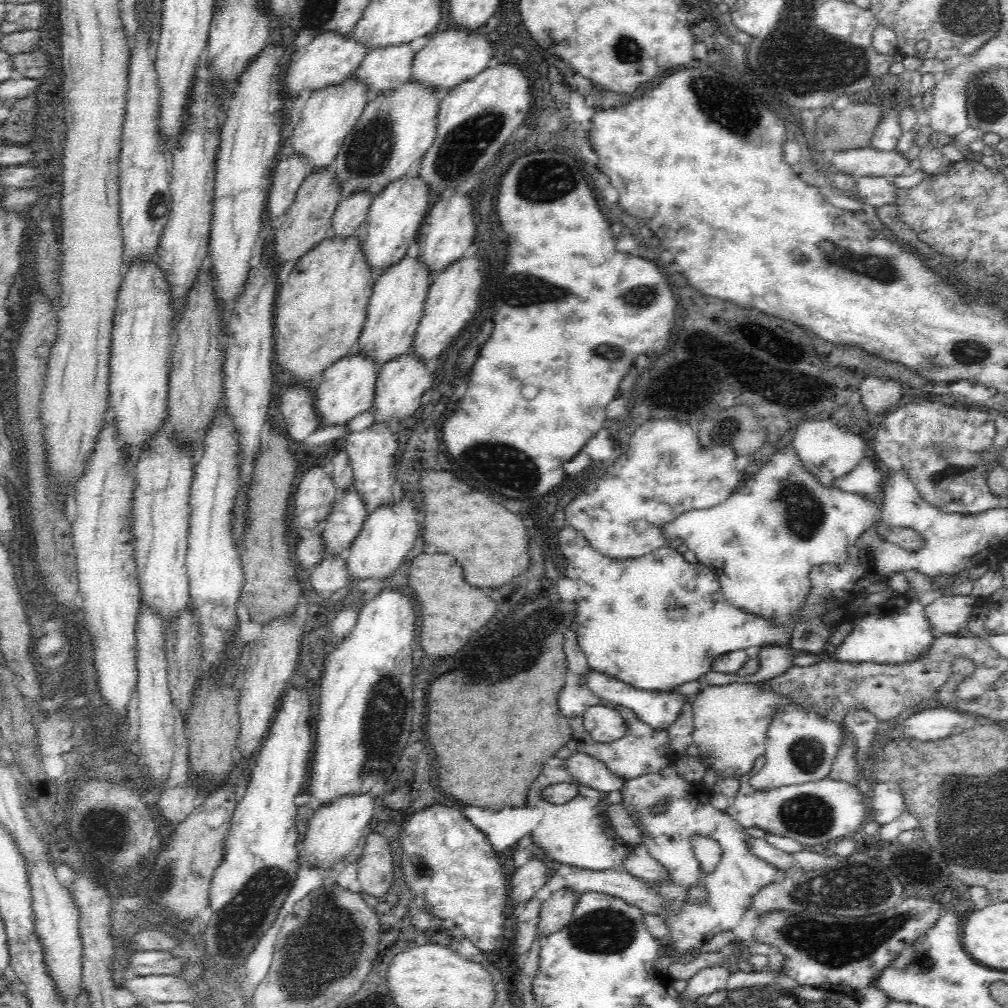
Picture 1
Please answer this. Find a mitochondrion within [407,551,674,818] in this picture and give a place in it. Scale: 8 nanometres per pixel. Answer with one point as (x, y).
(544, 624)

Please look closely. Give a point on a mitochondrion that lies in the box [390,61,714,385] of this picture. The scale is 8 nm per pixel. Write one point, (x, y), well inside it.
(462, 147)

